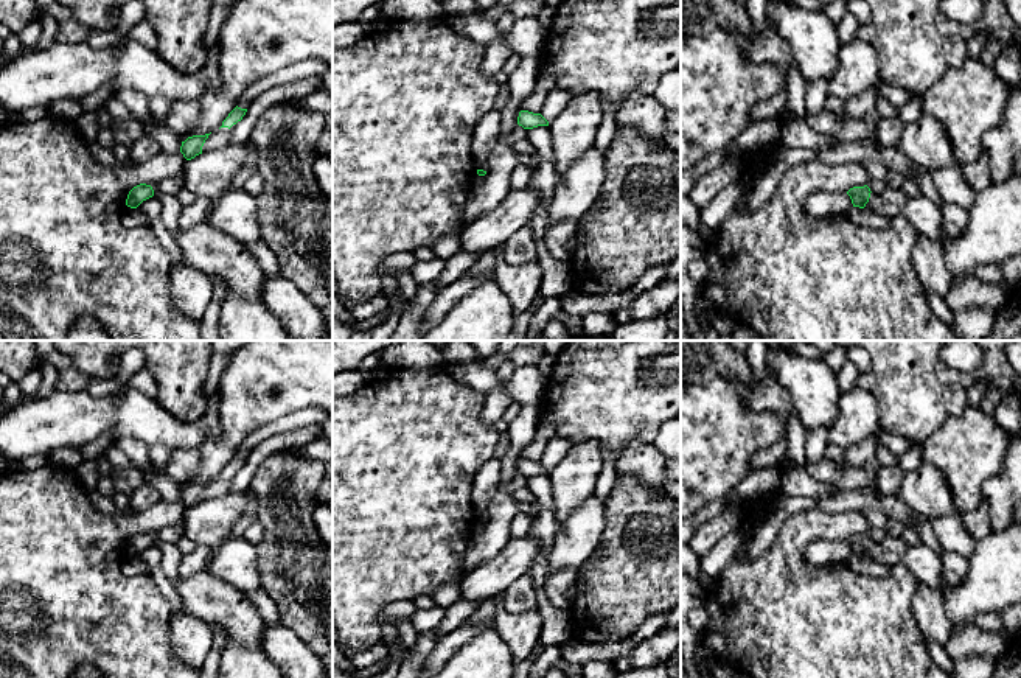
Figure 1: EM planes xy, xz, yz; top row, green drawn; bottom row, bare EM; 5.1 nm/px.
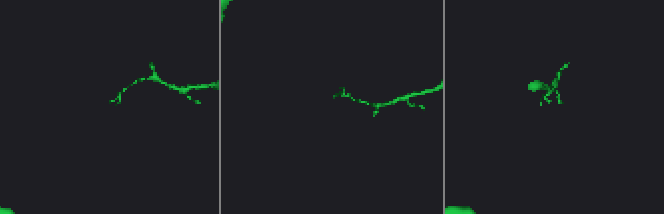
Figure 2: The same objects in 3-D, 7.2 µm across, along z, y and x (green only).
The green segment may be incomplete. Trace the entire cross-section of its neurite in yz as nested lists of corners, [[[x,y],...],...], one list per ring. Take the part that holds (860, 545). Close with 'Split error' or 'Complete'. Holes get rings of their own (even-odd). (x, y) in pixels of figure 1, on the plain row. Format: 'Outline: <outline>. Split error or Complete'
Outline: [[[867,533],[864,535],[853,535],[847,540],[847,543],[852,547],[853,555],[864,557],[870,546],[870,536]]]. Complete

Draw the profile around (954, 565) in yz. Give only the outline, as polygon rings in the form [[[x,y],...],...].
[[[945,550],[940,558],[943,566],[943,583],[950,588],[960,585],[968,575],[968,558],[951,550]]]

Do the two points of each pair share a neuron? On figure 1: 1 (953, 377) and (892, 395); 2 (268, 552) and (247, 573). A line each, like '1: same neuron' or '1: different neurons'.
1: same neuron
2: different neurons

